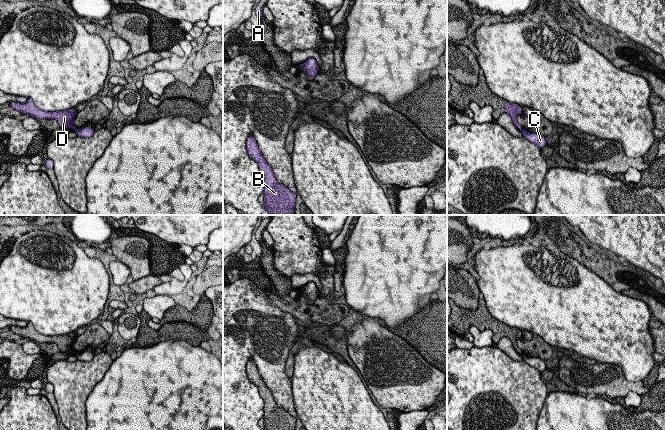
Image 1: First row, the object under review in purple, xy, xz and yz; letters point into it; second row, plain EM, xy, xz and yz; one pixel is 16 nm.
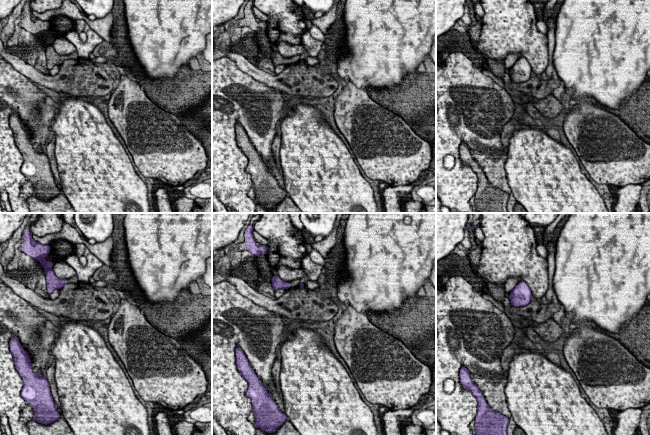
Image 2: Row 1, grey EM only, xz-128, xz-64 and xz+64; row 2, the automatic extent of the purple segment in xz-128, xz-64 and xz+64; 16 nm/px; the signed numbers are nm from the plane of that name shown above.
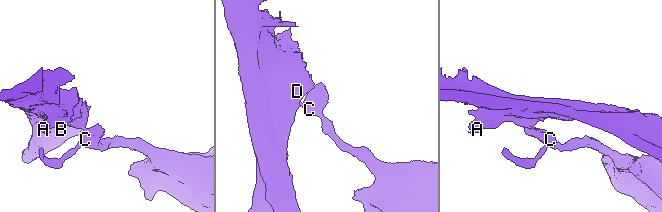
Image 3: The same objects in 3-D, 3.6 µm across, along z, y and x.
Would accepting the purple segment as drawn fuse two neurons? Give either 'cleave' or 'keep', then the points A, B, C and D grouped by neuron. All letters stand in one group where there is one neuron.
cleave | A B D / C

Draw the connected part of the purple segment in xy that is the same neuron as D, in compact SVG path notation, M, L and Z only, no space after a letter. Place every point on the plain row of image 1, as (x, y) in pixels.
M28 322L26 327L10 326L10 330L22 338L29 338L39 344L56 343L61 352L71 351L72 354L77 354L72 347L77 337L75 332L56 336L43 335L34 328L31 322Z

